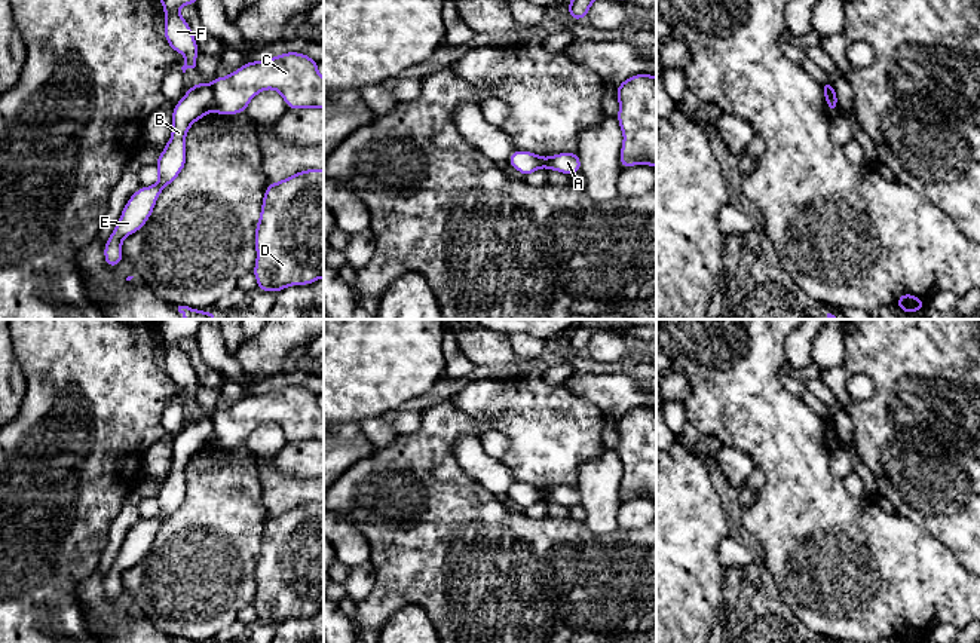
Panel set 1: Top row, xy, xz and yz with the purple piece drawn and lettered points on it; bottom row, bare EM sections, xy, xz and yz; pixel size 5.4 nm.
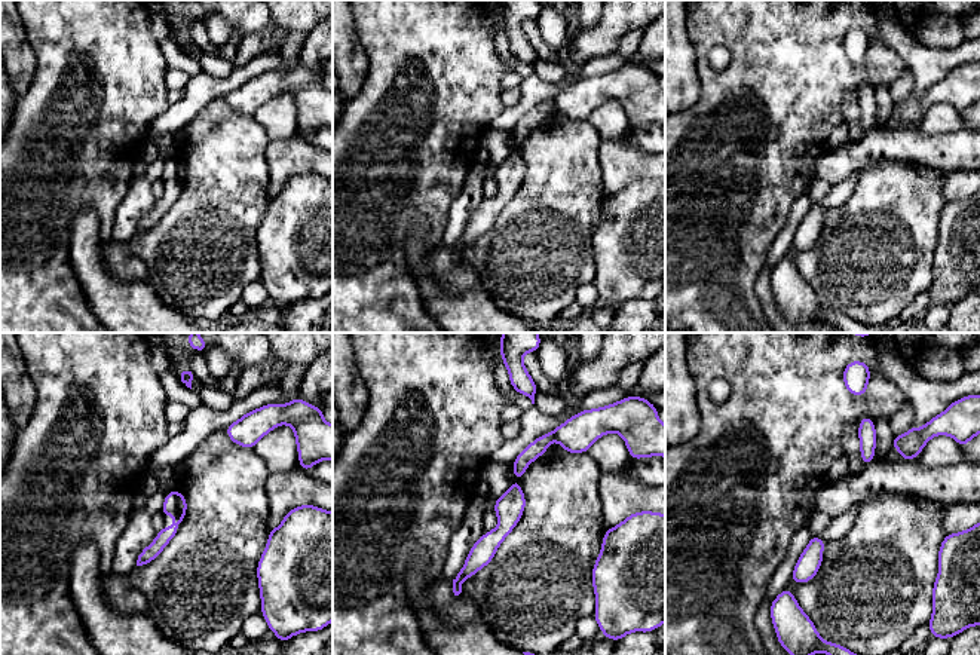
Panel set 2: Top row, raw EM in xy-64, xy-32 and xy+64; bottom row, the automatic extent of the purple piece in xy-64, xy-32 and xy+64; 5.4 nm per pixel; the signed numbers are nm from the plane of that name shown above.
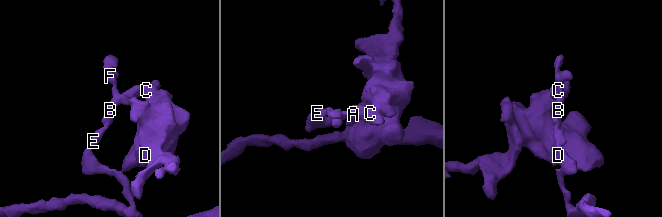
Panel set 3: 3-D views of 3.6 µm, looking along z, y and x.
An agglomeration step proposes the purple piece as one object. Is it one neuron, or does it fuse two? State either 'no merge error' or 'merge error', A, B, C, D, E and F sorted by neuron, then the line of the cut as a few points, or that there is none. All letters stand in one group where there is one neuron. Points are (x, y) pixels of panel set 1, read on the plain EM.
merge error; groups A C D / B E F; cut xy (210, 418), (213, 441)

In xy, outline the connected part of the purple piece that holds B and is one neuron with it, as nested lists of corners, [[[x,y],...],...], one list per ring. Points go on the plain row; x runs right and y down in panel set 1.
[[[196,416],[174,440],[172,469],[154,497],[159,514],[150,520],[138,521],[126,535],[111,569],[105,575],[104,590],[108,600],[114,600],[123,593],[122,573],[146,557],[162,523],[183,503],[187,492],[186,466],[196,453],[212,443],[212,435],[212,419],[209,416]]]

